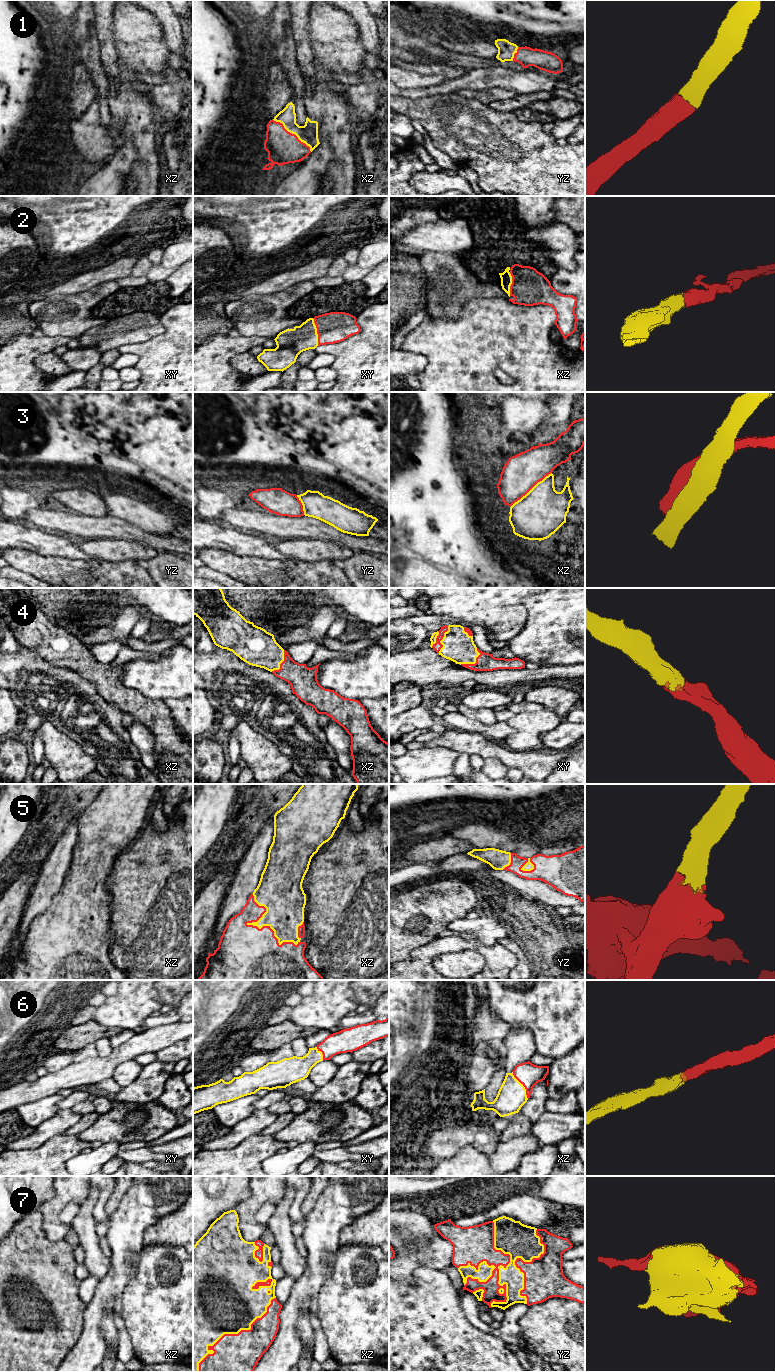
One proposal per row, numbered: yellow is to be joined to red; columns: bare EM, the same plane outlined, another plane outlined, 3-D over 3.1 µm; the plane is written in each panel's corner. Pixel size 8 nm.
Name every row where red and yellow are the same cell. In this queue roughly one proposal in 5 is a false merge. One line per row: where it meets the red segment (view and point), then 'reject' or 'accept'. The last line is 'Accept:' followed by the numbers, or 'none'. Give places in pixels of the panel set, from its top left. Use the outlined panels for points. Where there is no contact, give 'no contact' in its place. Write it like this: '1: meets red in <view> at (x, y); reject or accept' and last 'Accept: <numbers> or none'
1: meets red in xz at (291, 133); accept
2: meets red in xy at (317, 332); accept
3: meets red in xz at (530, 489); reject
4: meets red in xy at (475, 663); accept
5: meets red in xz at (261, 928); accept
6: meets red in xz at (523, 1085); accept
7: meets red in yz at (502, 1265); accept
Accept: 1, 2, 4, 5, 6, 7

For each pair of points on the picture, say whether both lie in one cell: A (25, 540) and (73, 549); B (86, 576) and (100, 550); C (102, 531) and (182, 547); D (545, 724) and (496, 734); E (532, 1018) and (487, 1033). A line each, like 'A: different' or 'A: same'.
A: same
B: different
C: same
D: different
E: different

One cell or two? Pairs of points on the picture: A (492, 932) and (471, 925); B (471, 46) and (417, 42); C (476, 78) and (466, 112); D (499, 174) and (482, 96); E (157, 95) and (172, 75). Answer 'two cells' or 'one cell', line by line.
A: one cell
B: two cells
C: two cells
D: two cells
E: one cell

